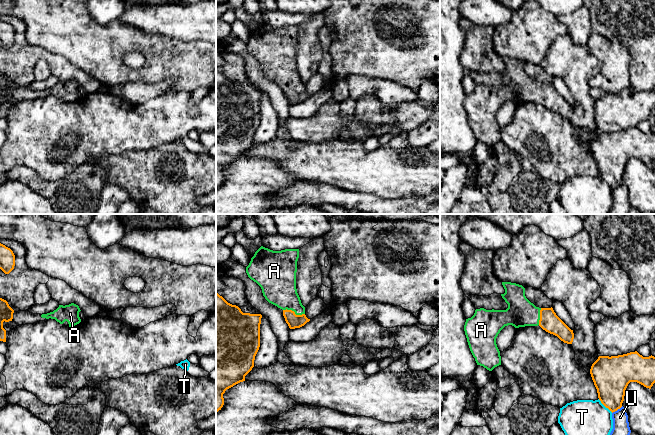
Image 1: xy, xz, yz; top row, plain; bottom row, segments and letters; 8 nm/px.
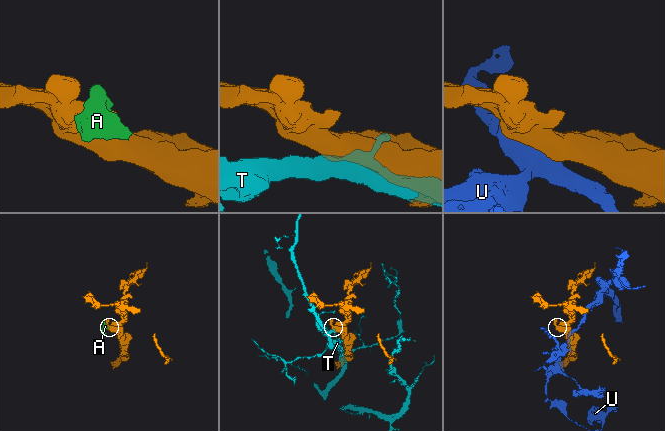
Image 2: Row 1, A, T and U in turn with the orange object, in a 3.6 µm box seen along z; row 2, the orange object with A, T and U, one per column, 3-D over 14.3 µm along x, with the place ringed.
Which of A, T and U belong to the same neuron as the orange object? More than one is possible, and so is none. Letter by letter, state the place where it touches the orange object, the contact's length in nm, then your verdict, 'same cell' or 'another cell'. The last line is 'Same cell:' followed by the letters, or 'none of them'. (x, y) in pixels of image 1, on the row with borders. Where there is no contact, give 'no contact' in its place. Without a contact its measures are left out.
A: meets orange in xz at (294, 312); contact 180 nm long; same cell
T: meets orange in yz at (605, 406); contact 160 nm long; another cell
U: meets orange in yz at (617, 409); contact 110 nm long; another cell
Same cell: A

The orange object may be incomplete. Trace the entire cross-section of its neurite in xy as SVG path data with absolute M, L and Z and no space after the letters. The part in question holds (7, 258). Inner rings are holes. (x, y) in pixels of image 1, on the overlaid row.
M0 243L0 269L9 274L15 266L15 255L13 251Z

